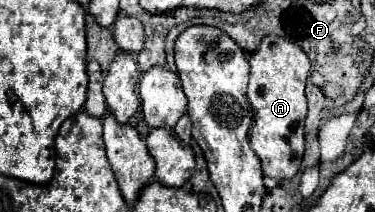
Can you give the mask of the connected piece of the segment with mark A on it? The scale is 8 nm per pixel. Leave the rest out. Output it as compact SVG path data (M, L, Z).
M270 34L260 46L248 54L250 84L248 100L254 110L254 122L248 132L250 148L262 162L262 172L268 178L284 180L298 174L304 154L304 120L306 120L306 78L310 72L308 54L294 42Z

